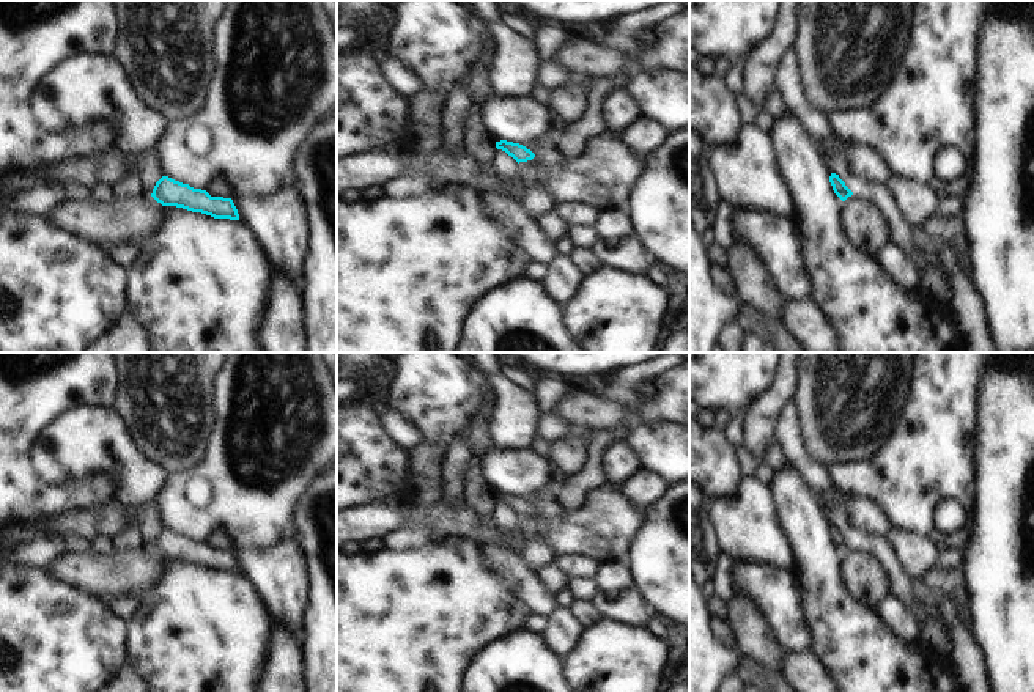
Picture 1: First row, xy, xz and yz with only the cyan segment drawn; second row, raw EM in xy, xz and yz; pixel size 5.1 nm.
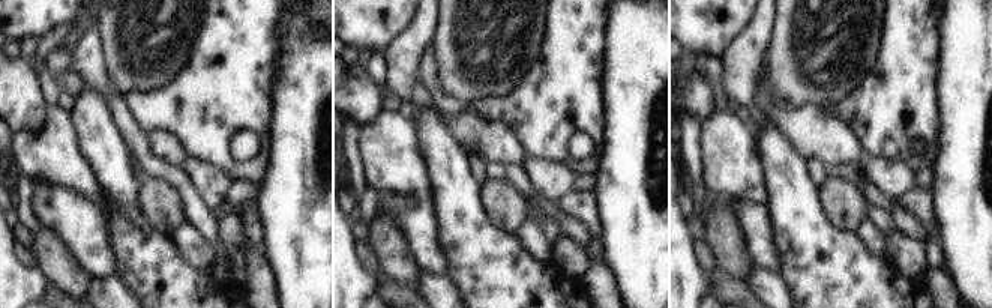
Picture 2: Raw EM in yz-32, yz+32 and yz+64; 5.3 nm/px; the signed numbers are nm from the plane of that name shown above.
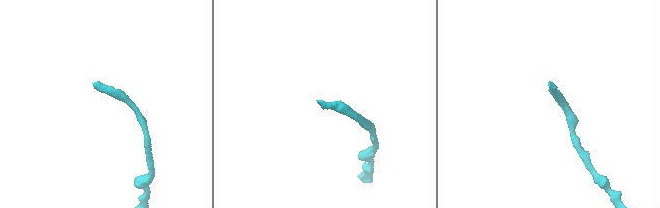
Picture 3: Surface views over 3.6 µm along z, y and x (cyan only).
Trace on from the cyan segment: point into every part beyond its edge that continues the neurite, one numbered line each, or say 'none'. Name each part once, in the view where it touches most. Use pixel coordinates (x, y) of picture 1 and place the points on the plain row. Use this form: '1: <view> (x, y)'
none

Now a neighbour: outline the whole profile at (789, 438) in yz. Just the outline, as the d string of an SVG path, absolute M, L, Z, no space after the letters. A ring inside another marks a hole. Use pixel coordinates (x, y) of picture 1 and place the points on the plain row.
M795 399L788 401L782 409L776 423L774 437L782 453L790 459L812 492L828 492L833 480L828 469L811 459L804 448Z

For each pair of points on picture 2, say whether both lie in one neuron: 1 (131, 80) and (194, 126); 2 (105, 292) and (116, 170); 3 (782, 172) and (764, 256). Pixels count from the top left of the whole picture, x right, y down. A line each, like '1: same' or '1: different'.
1: different
2: different
3: different

